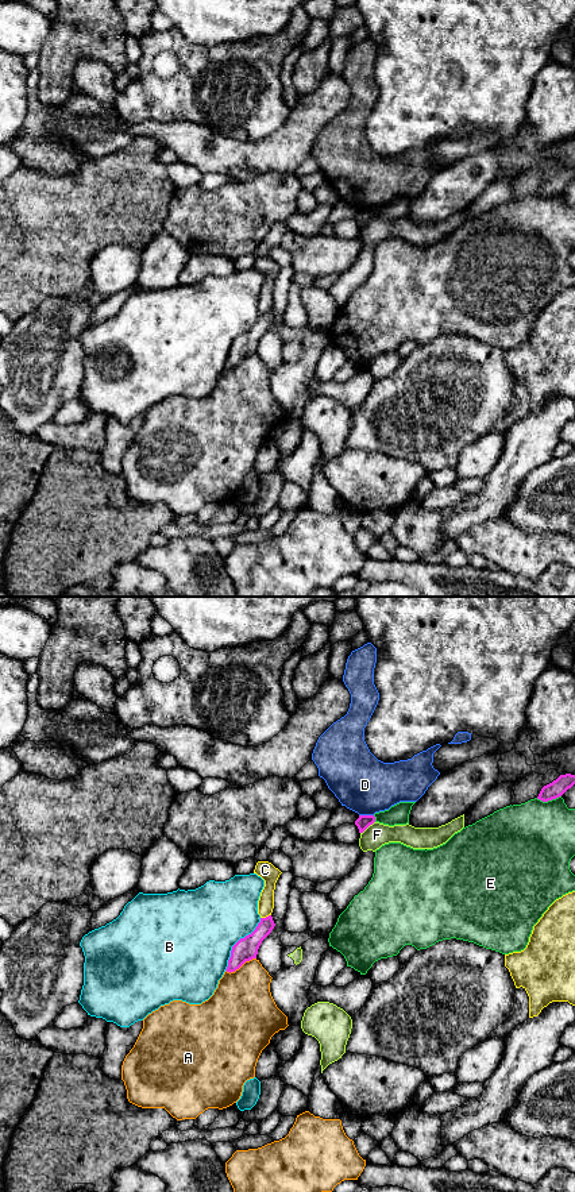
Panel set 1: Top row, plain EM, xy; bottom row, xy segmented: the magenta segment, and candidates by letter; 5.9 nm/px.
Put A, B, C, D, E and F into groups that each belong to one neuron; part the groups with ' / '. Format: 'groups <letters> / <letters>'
groups A / B / C / D / E / F

